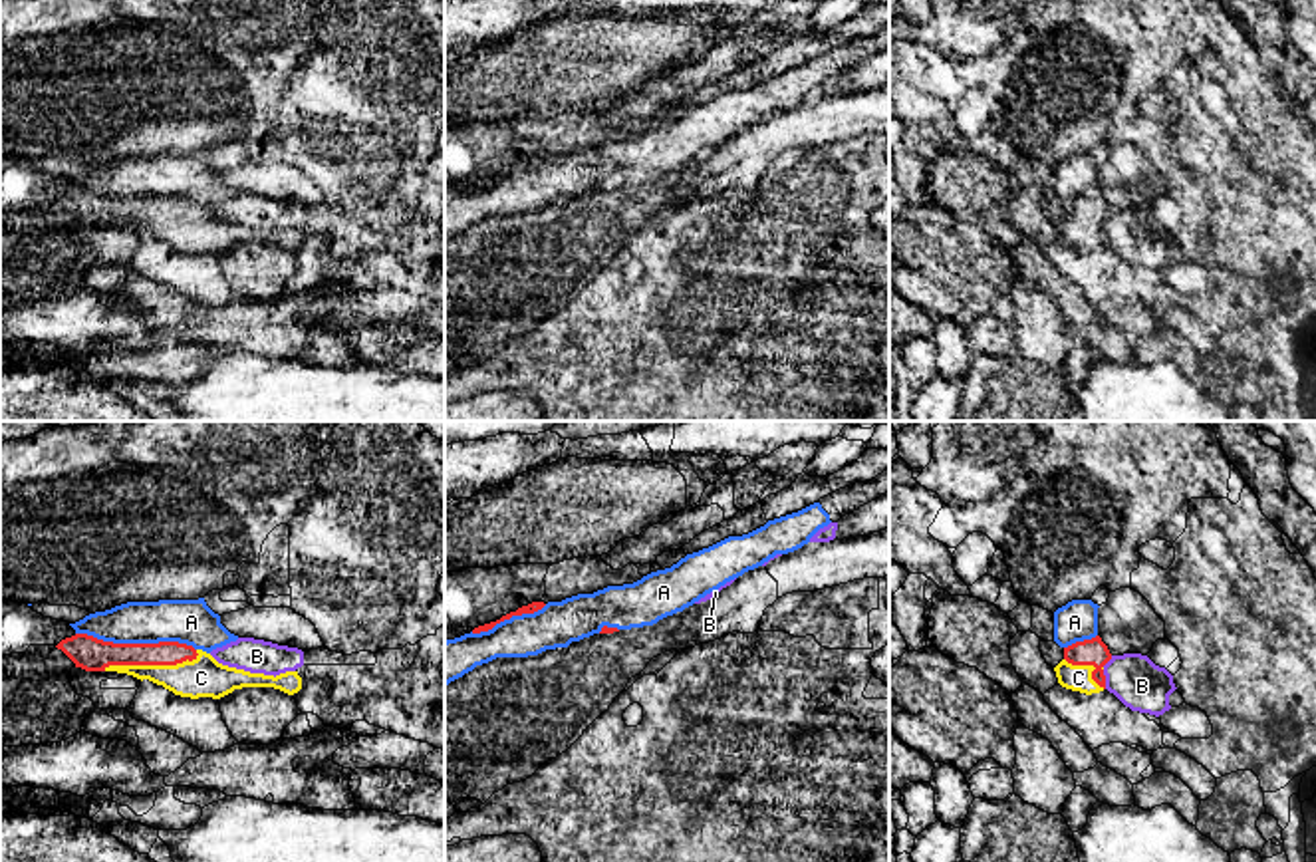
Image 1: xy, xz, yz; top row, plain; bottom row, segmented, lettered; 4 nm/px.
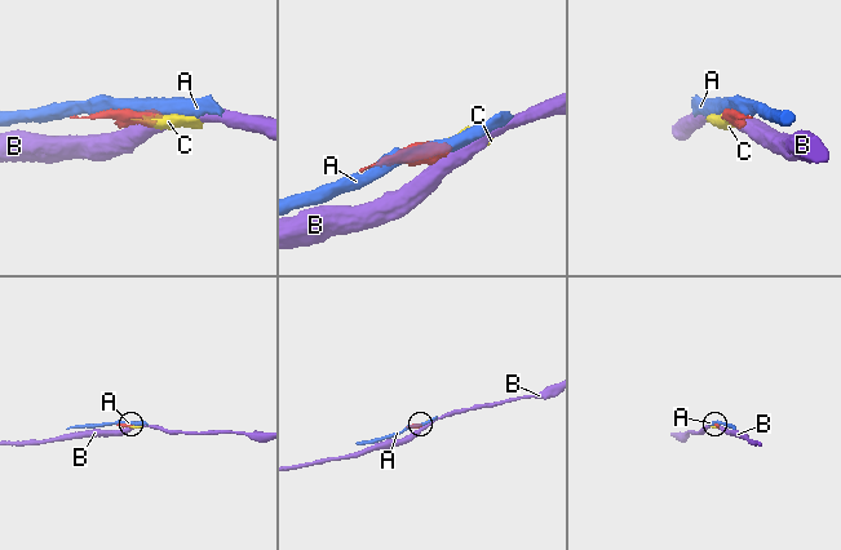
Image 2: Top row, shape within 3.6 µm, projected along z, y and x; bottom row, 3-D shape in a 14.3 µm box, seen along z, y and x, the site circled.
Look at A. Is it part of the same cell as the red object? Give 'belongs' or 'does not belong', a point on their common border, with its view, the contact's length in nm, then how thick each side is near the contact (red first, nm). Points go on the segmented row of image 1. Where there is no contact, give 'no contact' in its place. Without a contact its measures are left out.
does not belong | xy (135, 644) | 500 nm | 140/180 nm

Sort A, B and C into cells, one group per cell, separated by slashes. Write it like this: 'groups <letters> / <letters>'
groups A / B / C

